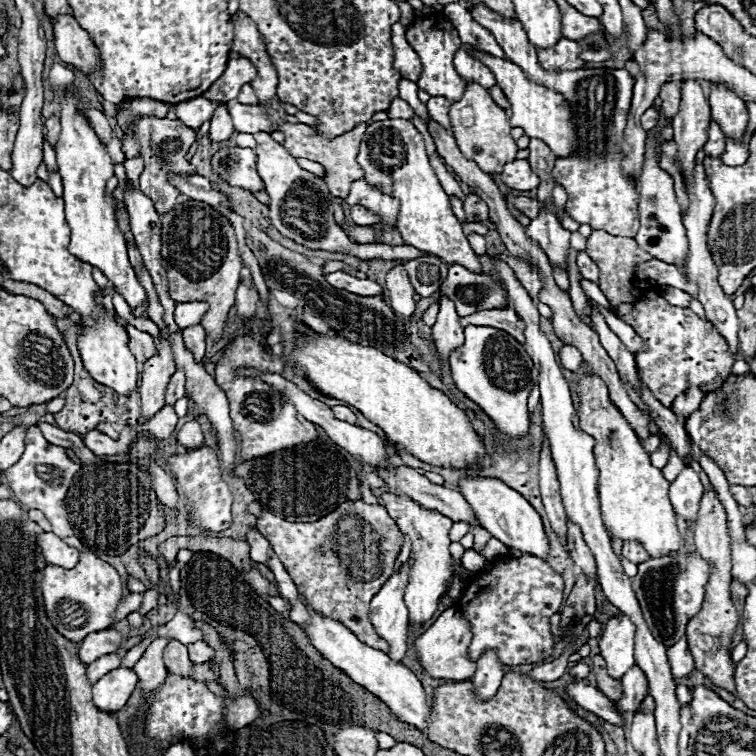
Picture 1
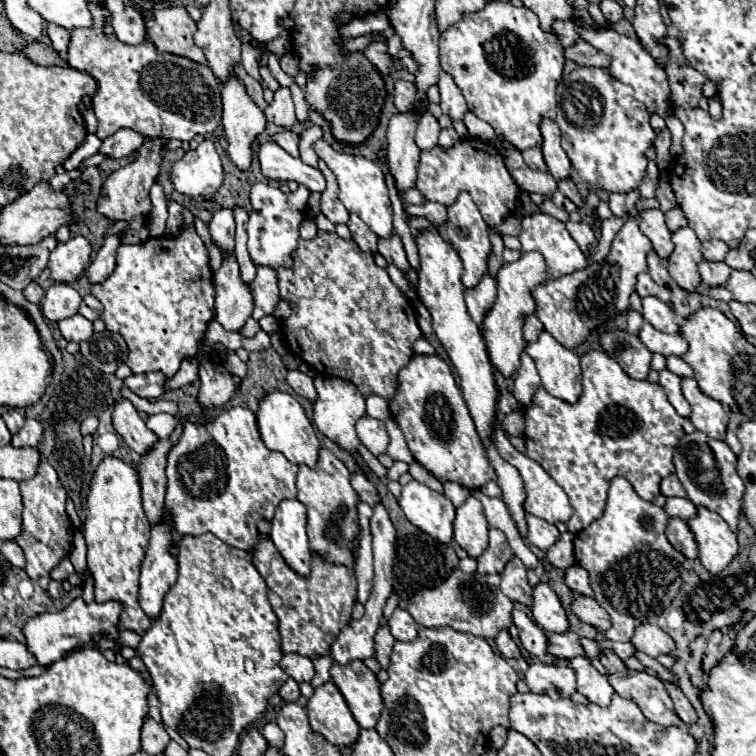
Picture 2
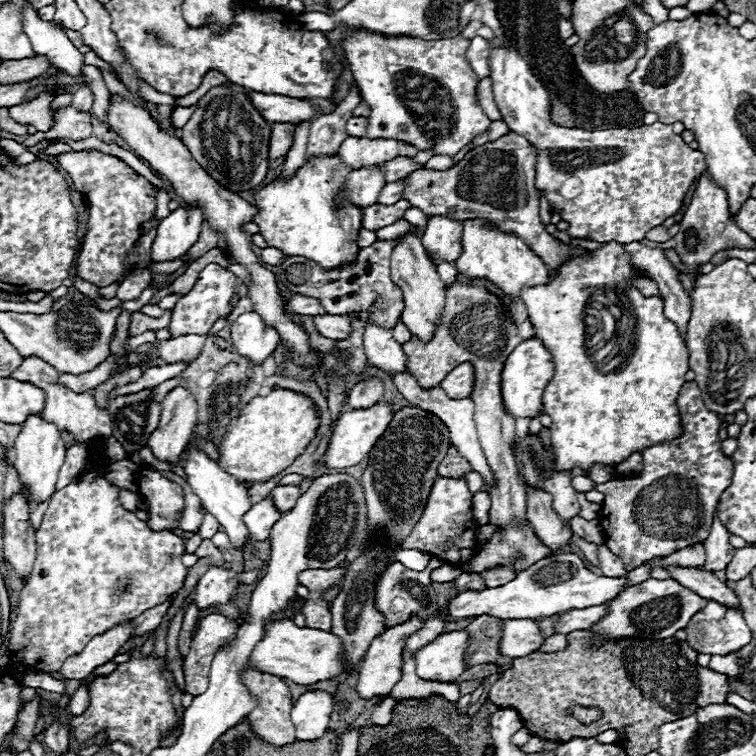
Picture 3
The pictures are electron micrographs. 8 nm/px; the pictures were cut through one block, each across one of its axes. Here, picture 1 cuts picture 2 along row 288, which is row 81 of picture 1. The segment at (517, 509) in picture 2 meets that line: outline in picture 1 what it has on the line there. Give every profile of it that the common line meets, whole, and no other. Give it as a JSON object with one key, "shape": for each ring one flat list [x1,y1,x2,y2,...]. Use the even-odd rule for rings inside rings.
{"shape":[[440,12,416,18,412,28,406,32,406,38,422,60,422,76,418,78,418,86,426,90,430,96,446,96,450,102,460,100,462,92,466,90,466,82,458,76,452,60,458,48,462,46,462,42,458,38,456,28,450,24,450,20,446,20,446,16]]}

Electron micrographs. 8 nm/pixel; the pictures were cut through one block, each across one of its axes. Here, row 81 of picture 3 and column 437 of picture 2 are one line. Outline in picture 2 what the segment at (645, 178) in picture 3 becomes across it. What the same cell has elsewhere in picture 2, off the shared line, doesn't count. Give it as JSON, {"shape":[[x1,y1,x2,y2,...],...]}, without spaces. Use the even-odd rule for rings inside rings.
{"shape":[[416,480,402,486,402,494,398,498,398,504,406,518,430,534,432,538,452,544,452,520,454,520,454,506,444,494,434,492,432,488,426,488,426,484,420,484]]}

